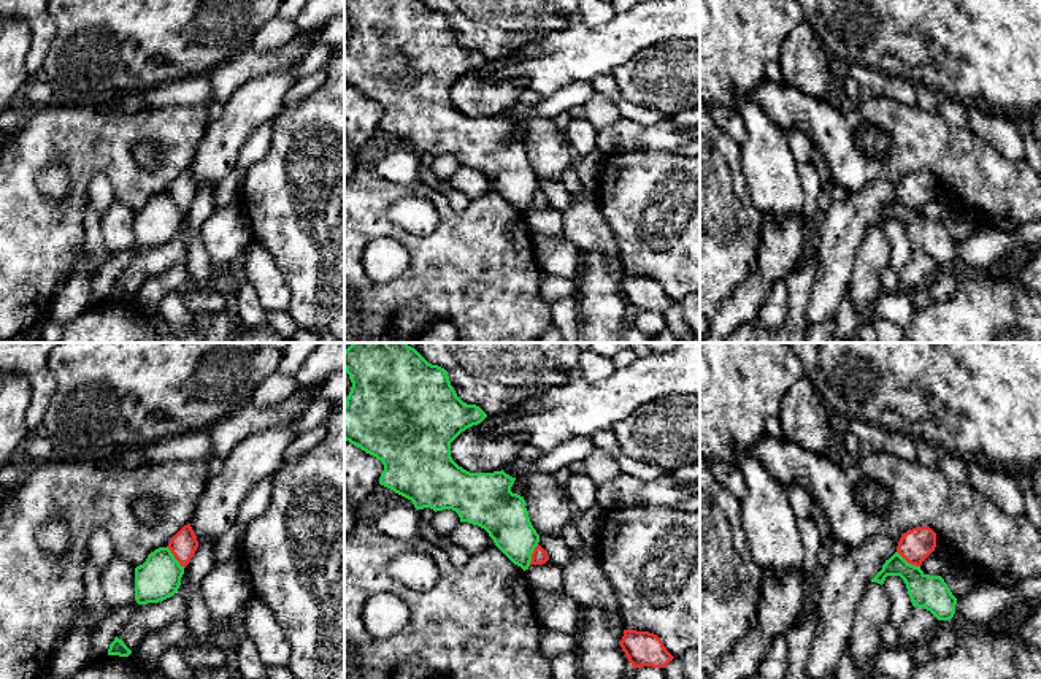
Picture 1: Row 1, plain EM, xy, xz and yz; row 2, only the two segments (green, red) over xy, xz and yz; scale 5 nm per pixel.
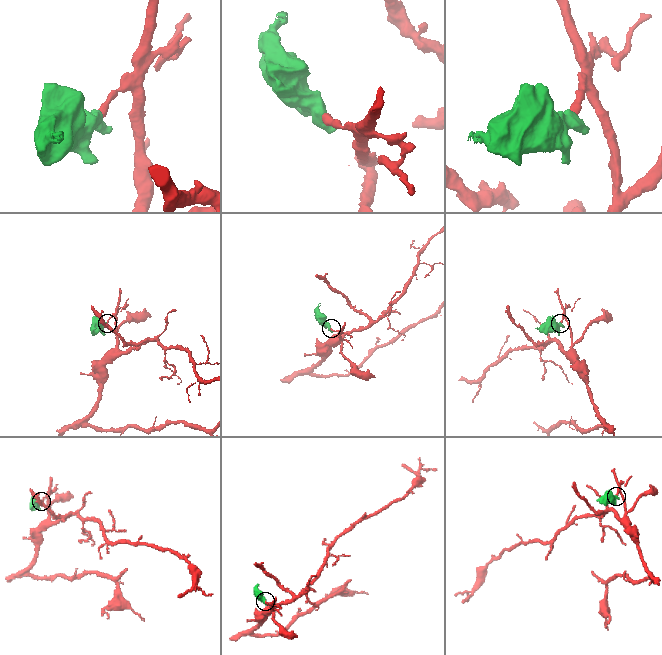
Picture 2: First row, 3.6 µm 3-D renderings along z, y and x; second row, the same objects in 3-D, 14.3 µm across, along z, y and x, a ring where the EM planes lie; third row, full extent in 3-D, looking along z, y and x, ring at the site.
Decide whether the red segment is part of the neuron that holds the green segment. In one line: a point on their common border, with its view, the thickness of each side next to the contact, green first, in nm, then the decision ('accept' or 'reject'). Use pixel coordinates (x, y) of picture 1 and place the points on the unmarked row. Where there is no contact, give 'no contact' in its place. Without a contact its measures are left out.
meets green in yz at (906, 207); 180 nm thick on the green side, 170 nm on the other; reject

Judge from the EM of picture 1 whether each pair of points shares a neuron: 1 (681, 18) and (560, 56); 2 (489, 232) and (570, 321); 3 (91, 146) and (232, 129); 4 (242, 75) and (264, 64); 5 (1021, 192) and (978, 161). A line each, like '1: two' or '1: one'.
1: one
2: two
3: two
4: one
5: one

